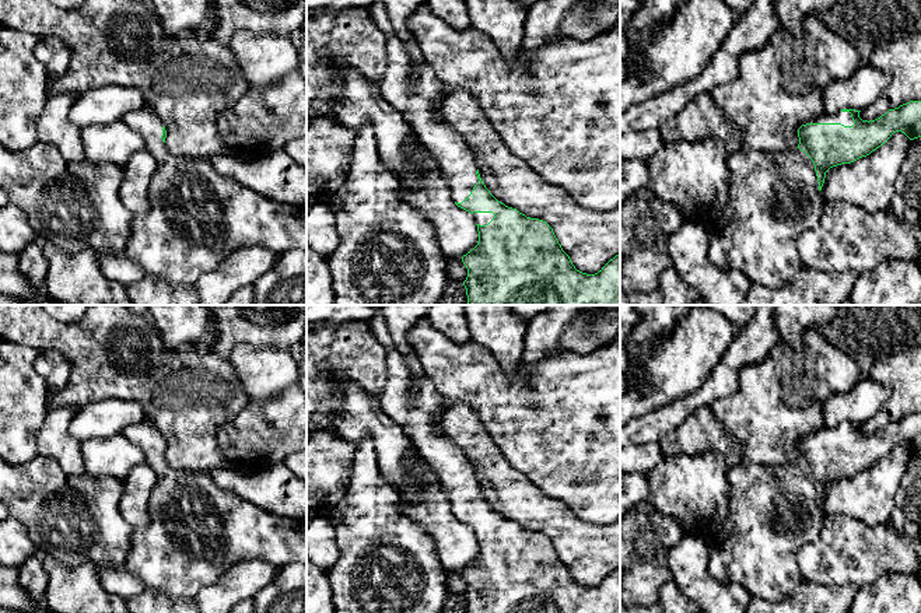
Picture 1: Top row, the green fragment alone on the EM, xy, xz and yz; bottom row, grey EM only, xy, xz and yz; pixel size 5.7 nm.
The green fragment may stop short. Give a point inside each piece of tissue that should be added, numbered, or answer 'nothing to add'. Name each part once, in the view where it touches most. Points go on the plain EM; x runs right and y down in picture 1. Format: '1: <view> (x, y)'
1: yz (844, 431)

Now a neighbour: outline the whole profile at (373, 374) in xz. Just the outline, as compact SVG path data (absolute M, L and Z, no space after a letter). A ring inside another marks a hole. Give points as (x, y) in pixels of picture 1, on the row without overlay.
M344 320L322 327L307 325L307 424L311 428L336 434L343 402L337 386L340 381L354 381L379 399L386 378L386 353L372 339L367 322Z

